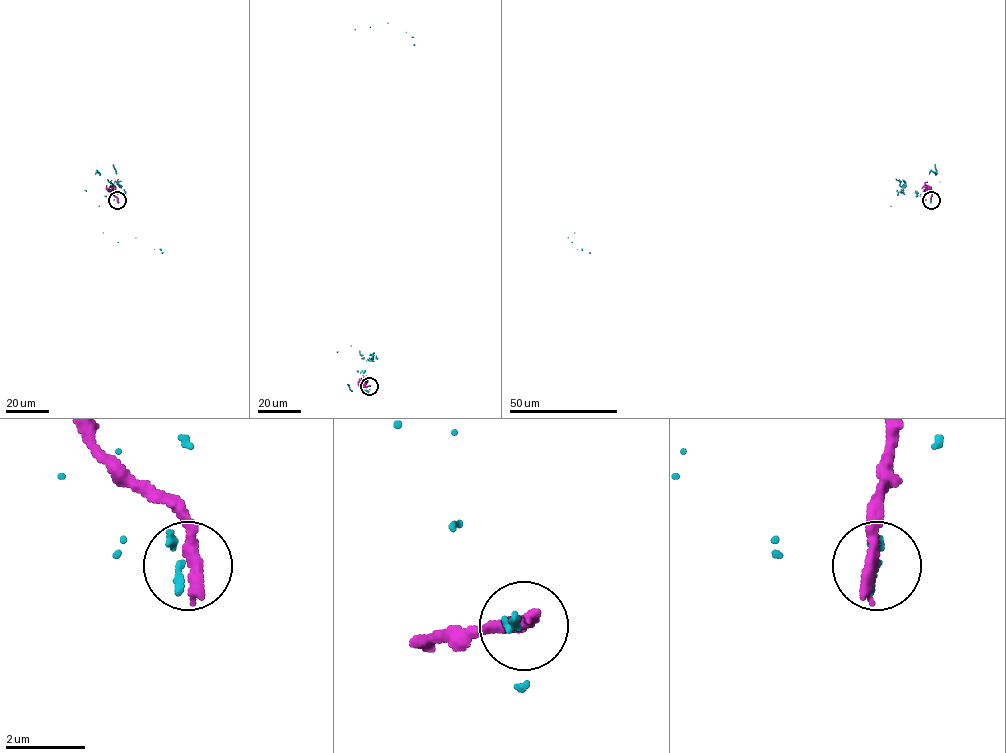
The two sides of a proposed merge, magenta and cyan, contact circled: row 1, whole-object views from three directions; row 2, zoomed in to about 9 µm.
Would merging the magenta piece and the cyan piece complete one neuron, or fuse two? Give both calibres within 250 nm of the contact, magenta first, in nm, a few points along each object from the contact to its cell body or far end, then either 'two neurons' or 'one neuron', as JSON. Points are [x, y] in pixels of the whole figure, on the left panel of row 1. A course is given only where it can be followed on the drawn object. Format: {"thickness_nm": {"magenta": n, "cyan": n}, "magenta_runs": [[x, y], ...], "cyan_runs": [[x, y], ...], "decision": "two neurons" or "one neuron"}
{"thickness_nm": {"magenta": 380, "cyan": 190}, "magenta_runs": [[118, 200], [108, 181]], "cyan_runs": [[117, 200], [109, 195], [120, 187], [115, 181], [99, 206], [135, 237]], "decision": "two neurons"}

